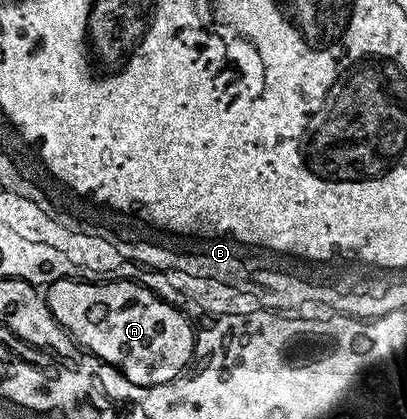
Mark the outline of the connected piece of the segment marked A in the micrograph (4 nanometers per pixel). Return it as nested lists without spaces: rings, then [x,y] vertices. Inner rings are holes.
[[[82,279],[53,281],[52,284],[46,285],[45,299],[55,321],[63,328],[64,332],[79,345],[79,347],[87,349],[88,352],[92,352],[98,360],[105,361],[109,367],[120,372],[126,380],[133,382],[142,388],[155,390],[158,389],[159,385],[165,384],[178,376],[182,376],[185,369],[191,363],[191,357],[195,354],[195,347],[191,345],[191,340],[195,335],[191,332],[187,332],[187,324],[183,324],[184,313],[172,304],[169,305],[168,308],[163,308],[163,304],[159,304],[157,293],[151,292],[149,289],[143,288],[142,286],[139,286],[138,288],[130,287],[129,281],[126,283],[115,280],[110,282],[84,282]]]

